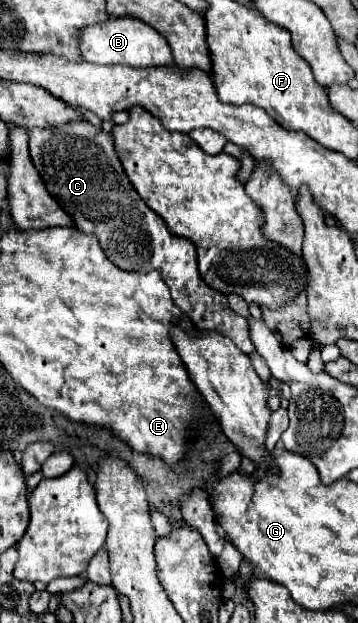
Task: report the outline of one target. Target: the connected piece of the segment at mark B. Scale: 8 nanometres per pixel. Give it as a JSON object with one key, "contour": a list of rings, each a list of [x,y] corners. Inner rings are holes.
{"contour":[[[110,16],[108,20],[100,24],[90,24],[88,28],[82,28],[78,36],[78,48],[80,48],[82,58],[94,64],[126,64],[134,68],[174,64],[172,52],[164,36],[160,36],[152,26],[140,22],[134,16],[126,16],[126,18]]]}

